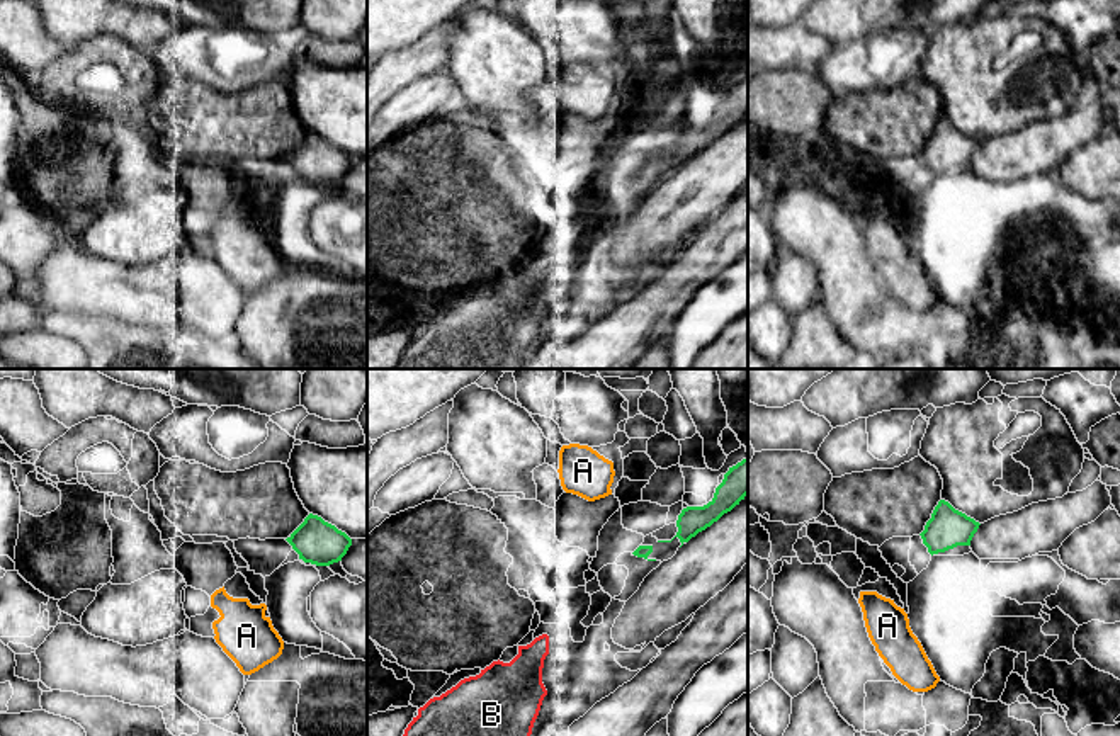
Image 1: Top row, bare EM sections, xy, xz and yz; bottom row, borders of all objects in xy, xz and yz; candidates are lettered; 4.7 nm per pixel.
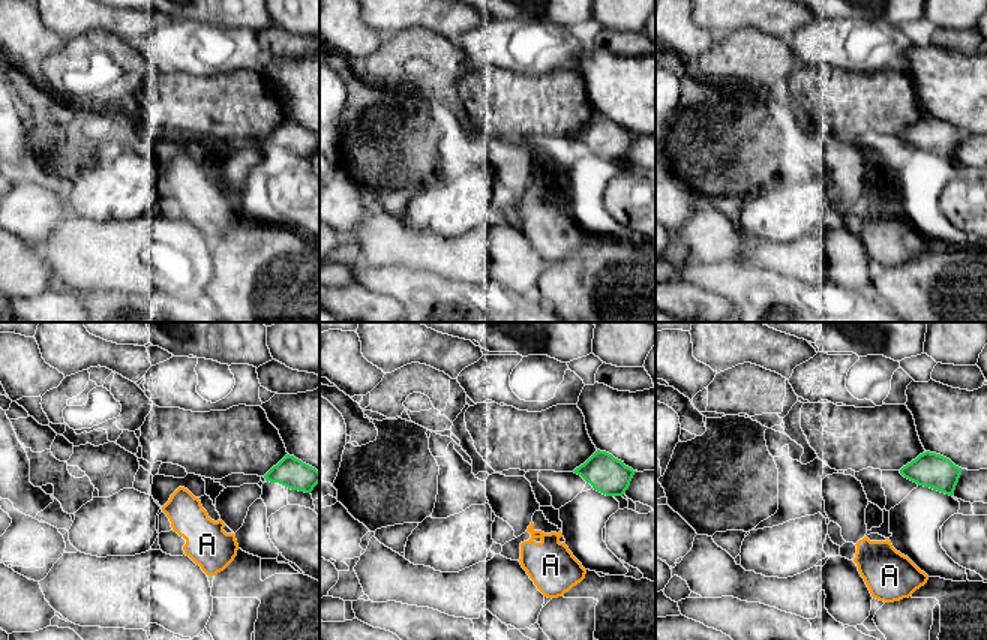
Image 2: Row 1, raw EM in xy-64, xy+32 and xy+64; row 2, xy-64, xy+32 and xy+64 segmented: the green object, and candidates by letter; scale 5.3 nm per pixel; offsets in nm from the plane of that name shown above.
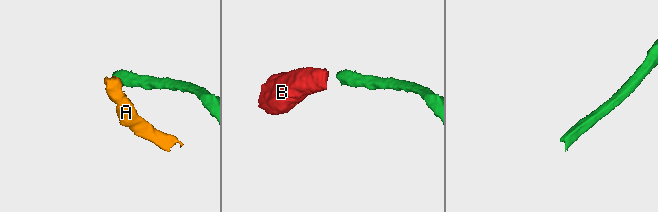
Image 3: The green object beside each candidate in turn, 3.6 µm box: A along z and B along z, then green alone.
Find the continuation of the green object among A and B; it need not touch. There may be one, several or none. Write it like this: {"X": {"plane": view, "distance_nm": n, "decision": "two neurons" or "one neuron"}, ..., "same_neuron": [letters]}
{"A": {"plane": "xy", "distance_nm": 280, "decision": "two neurons"}, "B": {"plane": "xz", "distance_nm": 550, "decision": "one neuron"}, "same_neuron": ["B"]}

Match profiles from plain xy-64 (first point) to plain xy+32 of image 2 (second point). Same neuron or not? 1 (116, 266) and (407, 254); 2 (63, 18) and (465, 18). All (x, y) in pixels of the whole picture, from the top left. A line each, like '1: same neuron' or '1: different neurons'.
1: same neuron
2: same neuron

